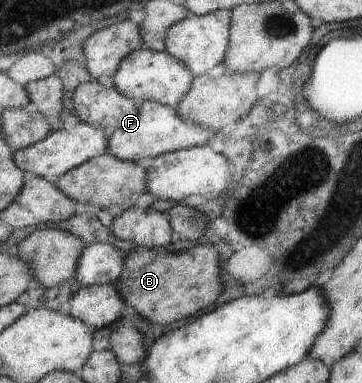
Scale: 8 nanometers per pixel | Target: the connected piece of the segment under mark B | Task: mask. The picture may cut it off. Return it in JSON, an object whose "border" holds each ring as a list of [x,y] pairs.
{"border":[[[204,244],[202,246],[196,245],[188,250],[179,252],[166,252],[164,250],[146,248],[134,249],[129,254],[126,254],[124,270],[120,280],[117,280],[114,285],[127,302],[130,310],[135,310],[140,316],[157,325],[173,328],[178,324],[195,319],[202,310],[212,306],[218,300],[218,296],[222,294],[224,287],[221,282],[223,264],[220,265],[218,258],[220,258],[220,254],[218,254],[218,250],[213,244],[210,244],[210,246],[208,244],[206,246]]]}

